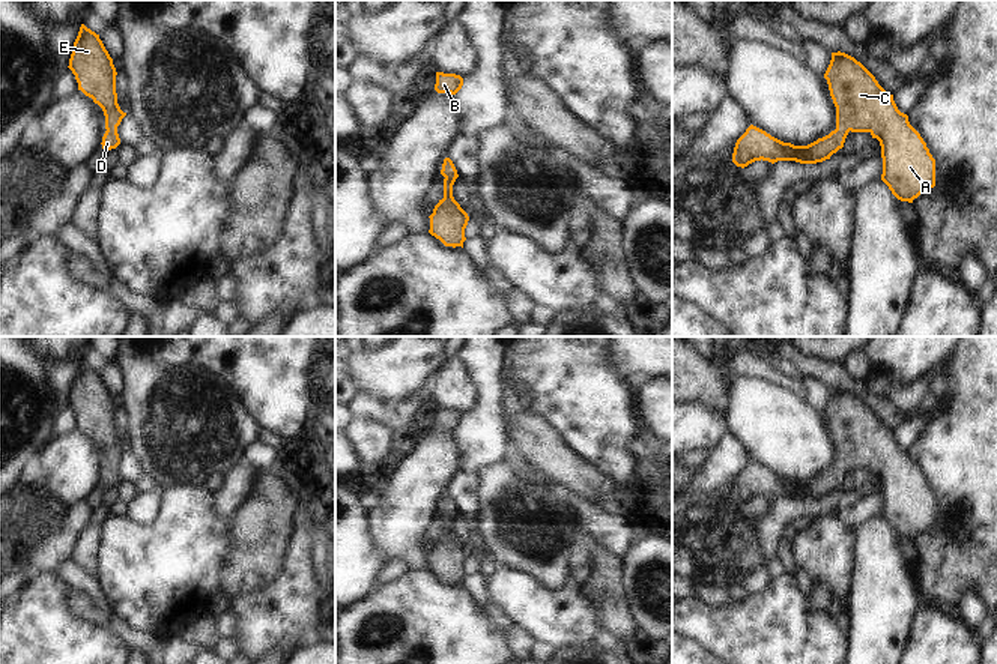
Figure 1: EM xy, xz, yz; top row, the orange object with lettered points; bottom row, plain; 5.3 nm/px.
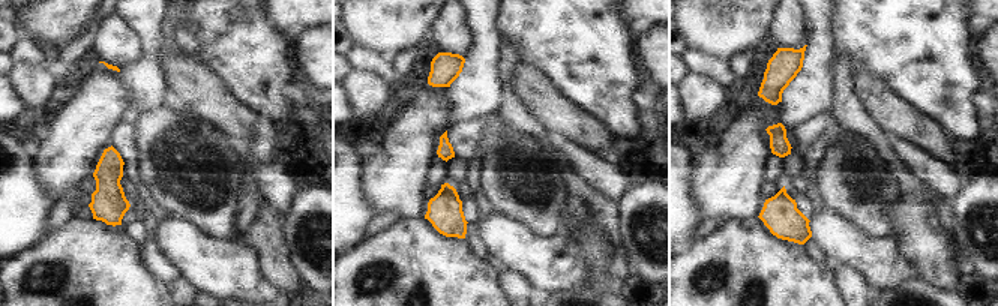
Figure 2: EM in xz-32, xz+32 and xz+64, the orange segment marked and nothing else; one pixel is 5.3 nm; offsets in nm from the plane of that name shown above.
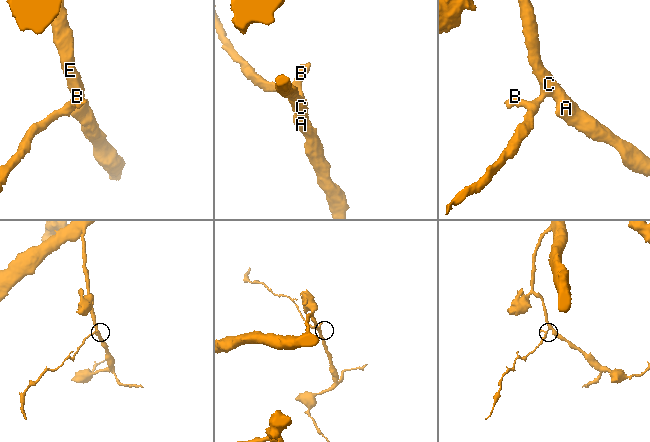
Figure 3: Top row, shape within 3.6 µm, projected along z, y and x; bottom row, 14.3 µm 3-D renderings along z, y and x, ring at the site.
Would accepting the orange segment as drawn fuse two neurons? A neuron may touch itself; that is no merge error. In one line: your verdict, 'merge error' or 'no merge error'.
no merge error

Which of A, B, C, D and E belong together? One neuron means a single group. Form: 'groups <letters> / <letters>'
groups A B C D E

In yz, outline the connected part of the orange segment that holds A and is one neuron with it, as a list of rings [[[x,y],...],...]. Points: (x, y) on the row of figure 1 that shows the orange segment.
[[[832,53],[824,74],[836,107],[836,129],[808,146],[783,143],[750,125],[737,140],[732,162],[747,167],[755,161],[817,164],[844,147],[848,132],[869,132],[881,146],[881,180],[892,194],[913,203],[935,186],[935,159],[920,134],[910,125],[875,77],[854,57]]]

